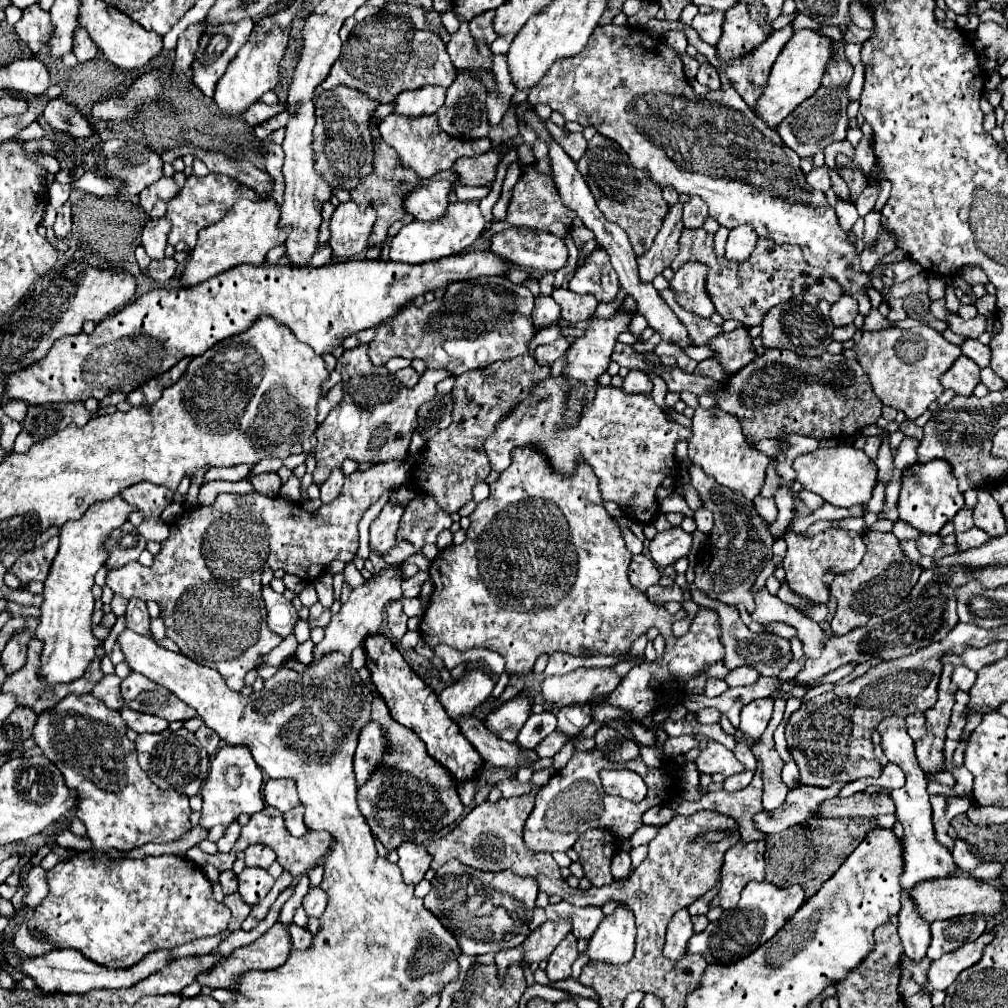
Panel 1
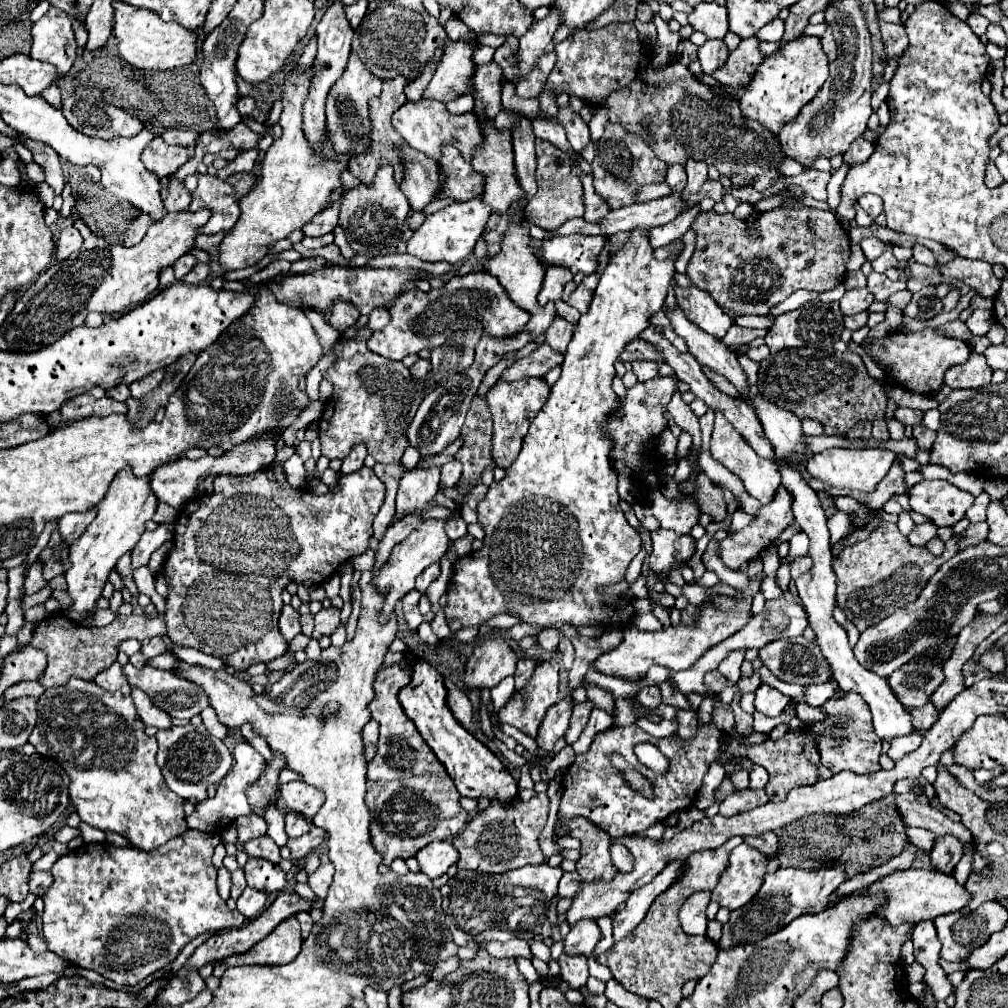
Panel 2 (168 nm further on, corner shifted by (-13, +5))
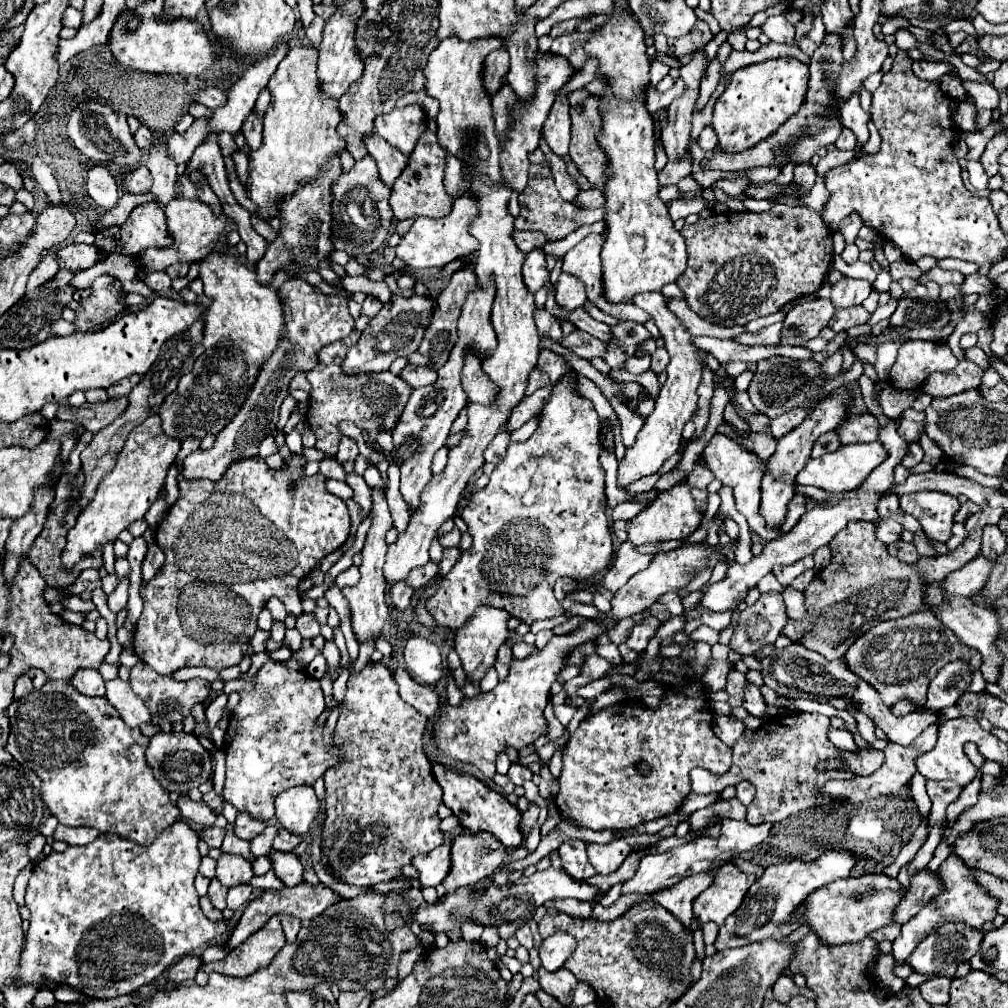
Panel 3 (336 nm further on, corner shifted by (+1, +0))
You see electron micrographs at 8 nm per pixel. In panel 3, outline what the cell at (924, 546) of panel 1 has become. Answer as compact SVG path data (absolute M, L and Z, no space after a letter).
M880 519L878 529L876 529L876 537L878 537L882 543L892 545L892 543L900 541L902 531L904 531L904 527L902 527L898 521L894 521L894 519Z

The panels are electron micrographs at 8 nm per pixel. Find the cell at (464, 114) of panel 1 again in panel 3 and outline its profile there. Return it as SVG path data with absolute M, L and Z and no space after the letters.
M498 49L488 55L488 59L484 61L484 75L482 75L482 83L488 95L494 95L496 89L504 83L508 69L510 69L510 57L506 49Z

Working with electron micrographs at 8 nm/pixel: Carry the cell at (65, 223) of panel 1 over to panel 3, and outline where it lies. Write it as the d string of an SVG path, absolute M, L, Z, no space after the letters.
M52 249L52 251L38 263L38 267L32 271L32 275L28 277L28 289L26 289L26 291L32 291L32 289L36 289L38 285L42 285L42 283L46 283L48 279L52 279L52 277L56 275L56 271L58 271L58 253Z

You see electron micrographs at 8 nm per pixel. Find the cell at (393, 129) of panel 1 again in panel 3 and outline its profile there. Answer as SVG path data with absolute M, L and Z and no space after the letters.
M420 105L392 109L390 113L376 117L374 121L376 133L404 155L410 155L414 151L414 145L426 131L426 127L426 115Z

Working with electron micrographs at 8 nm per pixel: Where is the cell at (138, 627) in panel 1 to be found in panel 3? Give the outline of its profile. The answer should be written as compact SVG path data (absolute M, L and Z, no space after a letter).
M108 543L108 545L106 545L106 547L104 547L104 552L103 552L103 562L104 562L104 565L103 567L107 570L107 572L109 574L112 574L112 573L115 573L115 568L114 568L114 565L115 565L115 561L116 561L116 558L115 558L115 555L114 555L114 543Z

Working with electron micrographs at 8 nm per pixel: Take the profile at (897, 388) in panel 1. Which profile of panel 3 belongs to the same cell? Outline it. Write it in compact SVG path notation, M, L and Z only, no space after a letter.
M906 341L898 349L898 357L890 369L890 381L896 389L916 391L934 371L952 371L958 359L946 343Z

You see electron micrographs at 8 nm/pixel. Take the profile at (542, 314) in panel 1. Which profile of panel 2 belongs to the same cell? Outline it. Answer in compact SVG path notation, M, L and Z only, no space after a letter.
M546 266L546 274L544 274L544 284L542 290L538 294L538 302L546 304L548 300L560 300L566 282L572 280L572 272L566 266Z

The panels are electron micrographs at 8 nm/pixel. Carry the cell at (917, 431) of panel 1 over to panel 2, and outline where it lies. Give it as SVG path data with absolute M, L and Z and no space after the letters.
M918 426L918 428L914 428L914 440L918 442L920 450L930 450L936 440L936 432L928 430L926 426Z

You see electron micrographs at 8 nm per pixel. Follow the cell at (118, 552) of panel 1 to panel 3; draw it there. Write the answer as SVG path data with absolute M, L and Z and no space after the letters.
M136 537L136 539L130 543L130 551L128 551L126 559L128 559L130 567L132 567L132 573L130 573L132 585L136 585L136 581L140 583L140 565L142 565L142 561L144 561L146 549L148 549L148 543L144 541L144 537Z

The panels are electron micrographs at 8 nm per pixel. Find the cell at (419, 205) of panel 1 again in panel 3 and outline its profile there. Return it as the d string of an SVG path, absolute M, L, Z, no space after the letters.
M370 135L364 137L366 149L370 151L370 155L376 159L378 169L380 169L380 181L386 183L386 187L392 187L394 181L400 177L400 173L404 171L404 167L408 165L408 157L402 155L396 147L388 145L380 135Z

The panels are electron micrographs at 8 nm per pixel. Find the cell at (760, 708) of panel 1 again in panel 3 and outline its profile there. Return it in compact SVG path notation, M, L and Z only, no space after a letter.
M748 683L746 685L746 695L744 695L744 703L742 707L752 715L752 717L764 717L766 715L766 703L762 699L760 687Z

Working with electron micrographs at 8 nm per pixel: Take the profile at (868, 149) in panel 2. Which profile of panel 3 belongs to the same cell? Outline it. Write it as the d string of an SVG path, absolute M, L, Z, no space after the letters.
M850 129L842 131L842 135L836 139L834 147L836 147L836 149L848 149L848 151L852 151L852 149L856 147L856 135L852 135Z

